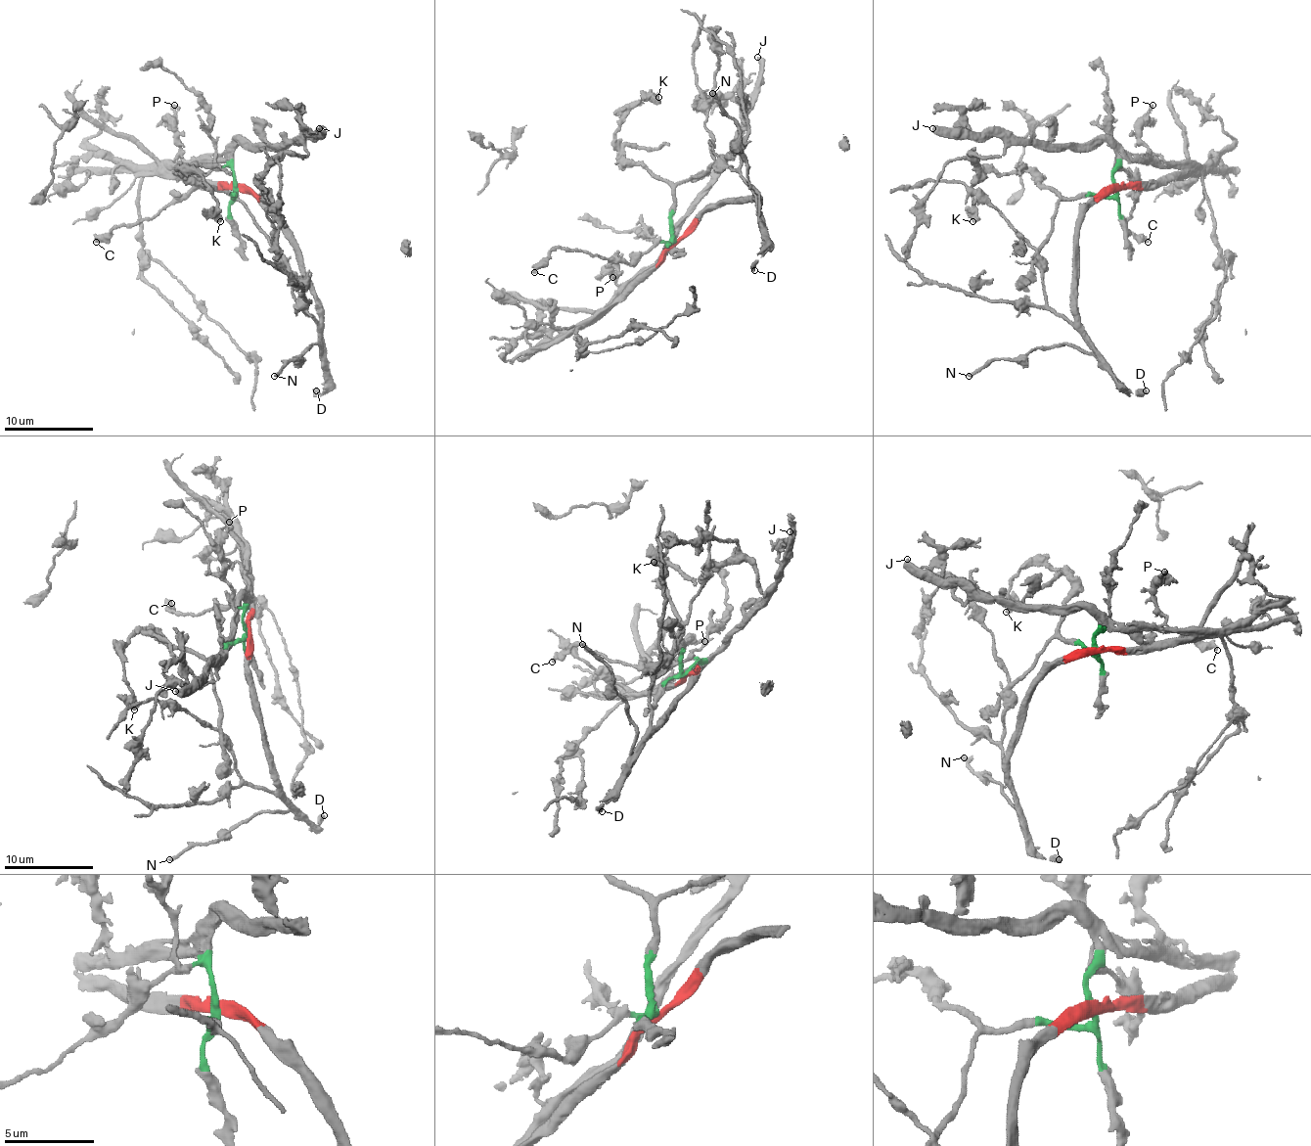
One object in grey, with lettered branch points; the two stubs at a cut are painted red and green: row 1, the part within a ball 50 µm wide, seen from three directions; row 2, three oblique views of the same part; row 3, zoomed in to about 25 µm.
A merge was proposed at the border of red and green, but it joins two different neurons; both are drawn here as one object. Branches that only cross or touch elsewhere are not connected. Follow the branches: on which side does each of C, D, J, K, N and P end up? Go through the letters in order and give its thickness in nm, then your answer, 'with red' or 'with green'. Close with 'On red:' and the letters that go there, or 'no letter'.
C: 400 nm | with green
D: 480 nm | with red
J: 460 nm | with green
K: 550 nm | with green
N: 280 nm | with red
P: 360 nm | with green
On red: D, N

